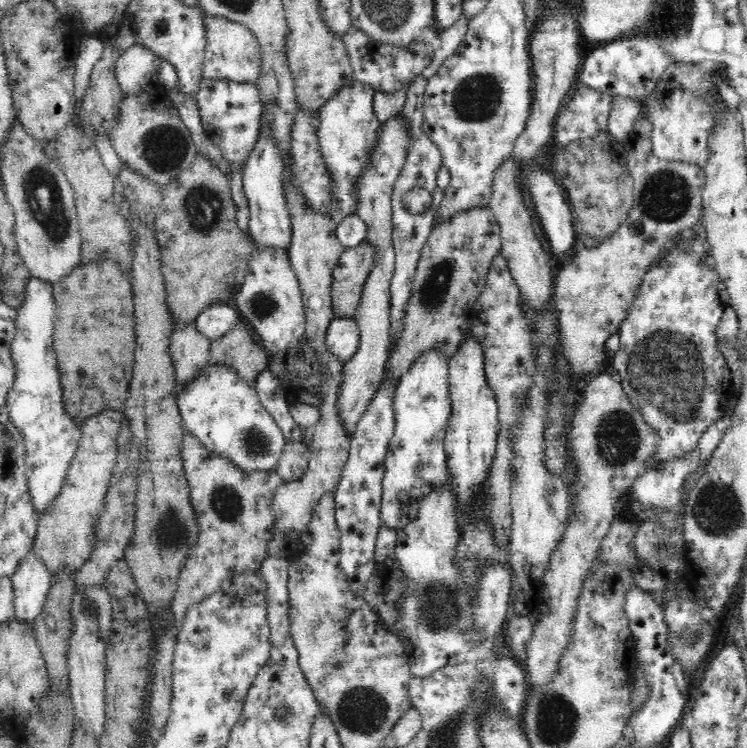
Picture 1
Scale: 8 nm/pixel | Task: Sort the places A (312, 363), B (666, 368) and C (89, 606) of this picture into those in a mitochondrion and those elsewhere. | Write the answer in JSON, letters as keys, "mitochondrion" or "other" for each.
{"A":"other","B":"mitochondrion","C":"mitochondrion"}

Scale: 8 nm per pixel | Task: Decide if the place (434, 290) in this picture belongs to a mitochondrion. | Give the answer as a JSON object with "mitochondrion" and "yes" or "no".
{"mitochondrion":"yes"}

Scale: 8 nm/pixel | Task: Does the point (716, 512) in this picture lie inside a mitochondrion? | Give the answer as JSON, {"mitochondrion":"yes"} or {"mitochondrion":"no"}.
{"mitochondrion":"yes"}

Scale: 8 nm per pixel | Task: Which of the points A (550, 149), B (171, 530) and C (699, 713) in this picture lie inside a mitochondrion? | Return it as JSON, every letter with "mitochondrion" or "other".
{"A":"other","B":"mitochondrion","C":"other"}

